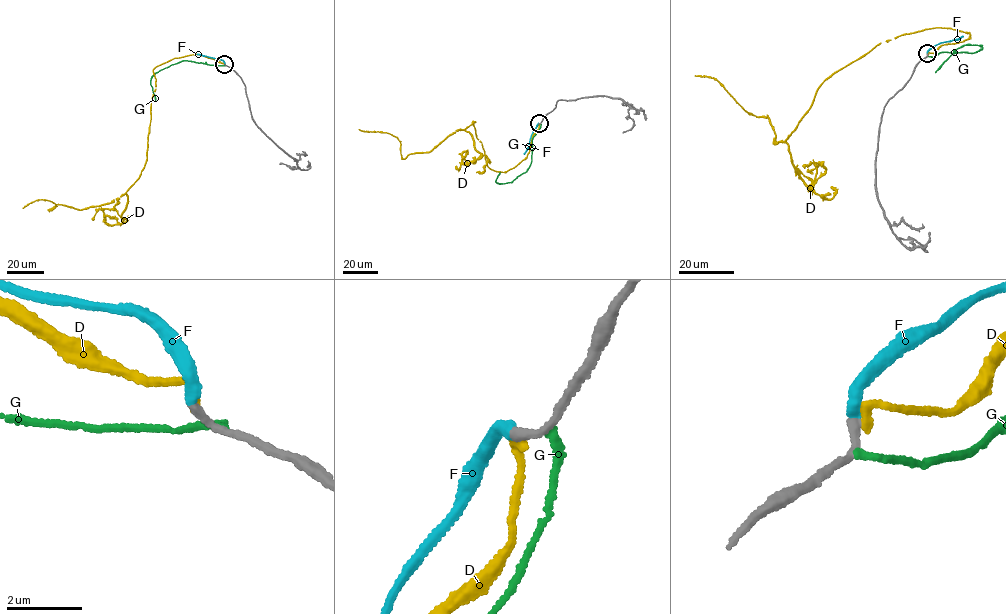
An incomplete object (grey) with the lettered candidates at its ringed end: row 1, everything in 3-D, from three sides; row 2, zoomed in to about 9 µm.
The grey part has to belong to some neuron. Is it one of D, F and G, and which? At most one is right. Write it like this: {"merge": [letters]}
{"merge": ["F"]}

